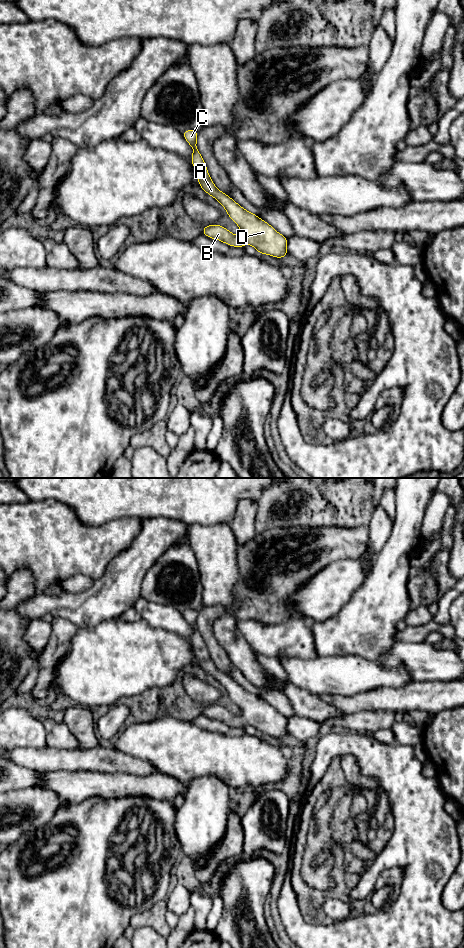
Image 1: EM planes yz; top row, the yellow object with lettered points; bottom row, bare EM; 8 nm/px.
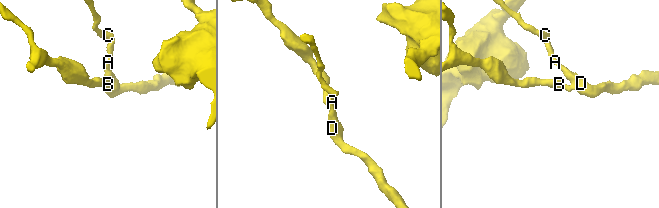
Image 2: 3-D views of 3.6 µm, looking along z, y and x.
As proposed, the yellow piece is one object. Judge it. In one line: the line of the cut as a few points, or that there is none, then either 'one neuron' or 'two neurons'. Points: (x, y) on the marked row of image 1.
no cut; one neuron

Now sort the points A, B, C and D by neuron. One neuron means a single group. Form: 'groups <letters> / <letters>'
groups A B C D

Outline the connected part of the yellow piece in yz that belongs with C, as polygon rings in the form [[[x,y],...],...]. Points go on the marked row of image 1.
[[[188,129],[182,132],[182,134],[184,139],[193,148],[191,162],[196,170],[199,186],[226,209],[228,216],[240,227],[242,232],[241,236],[236,236],[225,227],[212,224],[202,228],[203,235],[238,248],[249,244],[256,248],[259,255],[267,254],[279,259],[288,255],[287,237],[278,233],[270,224],[245,210],[232,198],[217,189],[210,178],[205,162],[196,145],[198,131]]]

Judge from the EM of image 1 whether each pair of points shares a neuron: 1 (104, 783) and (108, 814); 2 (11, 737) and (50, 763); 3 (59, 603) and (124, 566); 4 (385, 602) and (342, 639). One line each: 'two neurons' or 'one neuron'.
1: two neurons
2: two neurons
3: one neuron
4: one neuron

